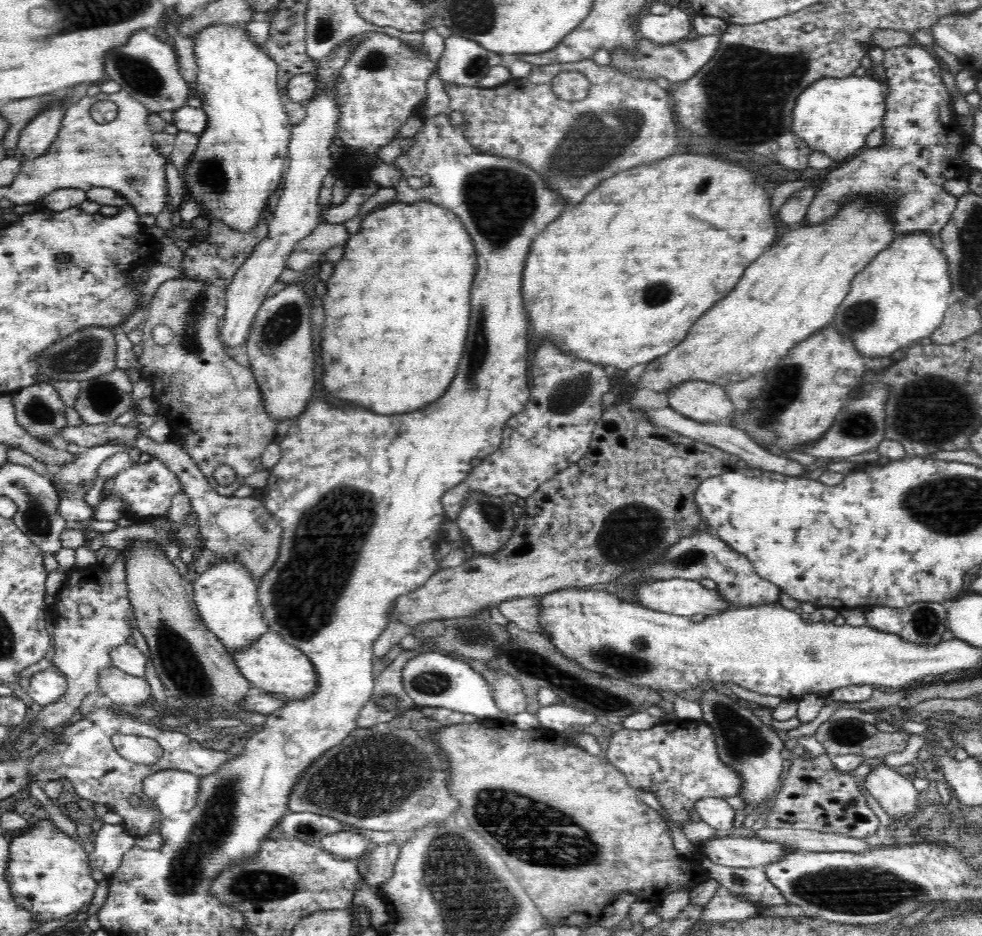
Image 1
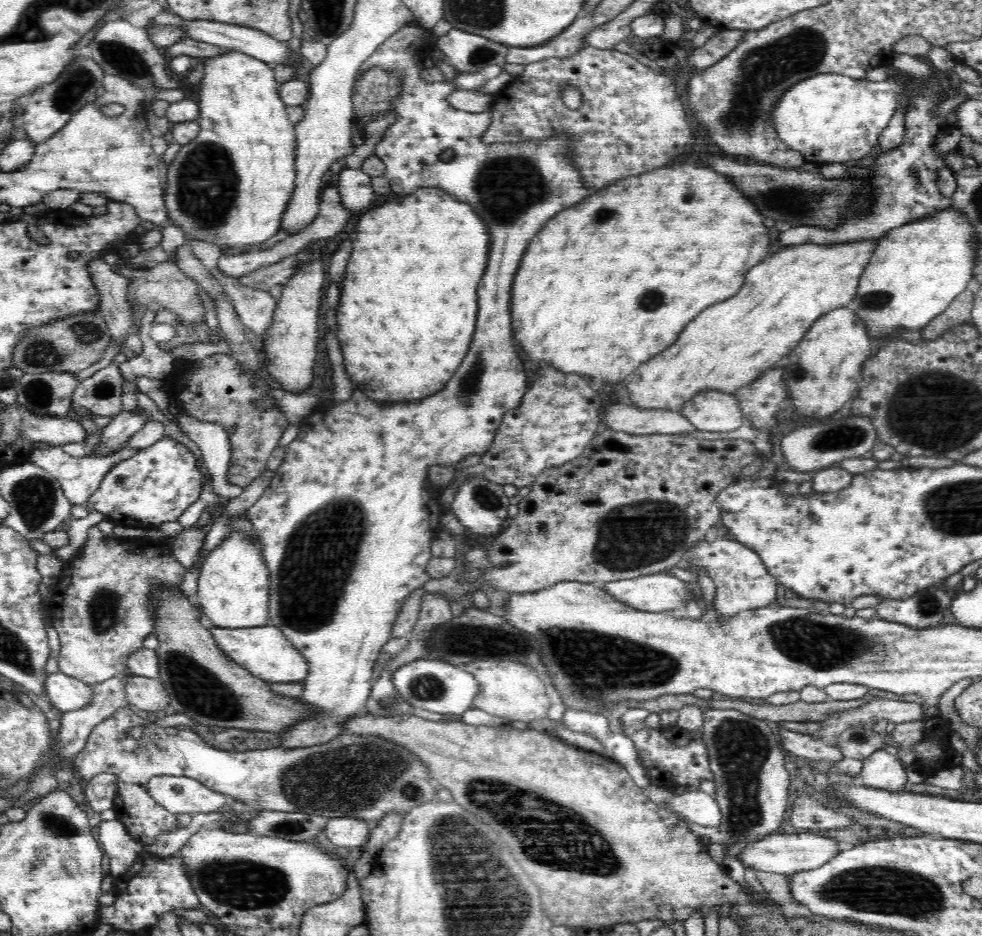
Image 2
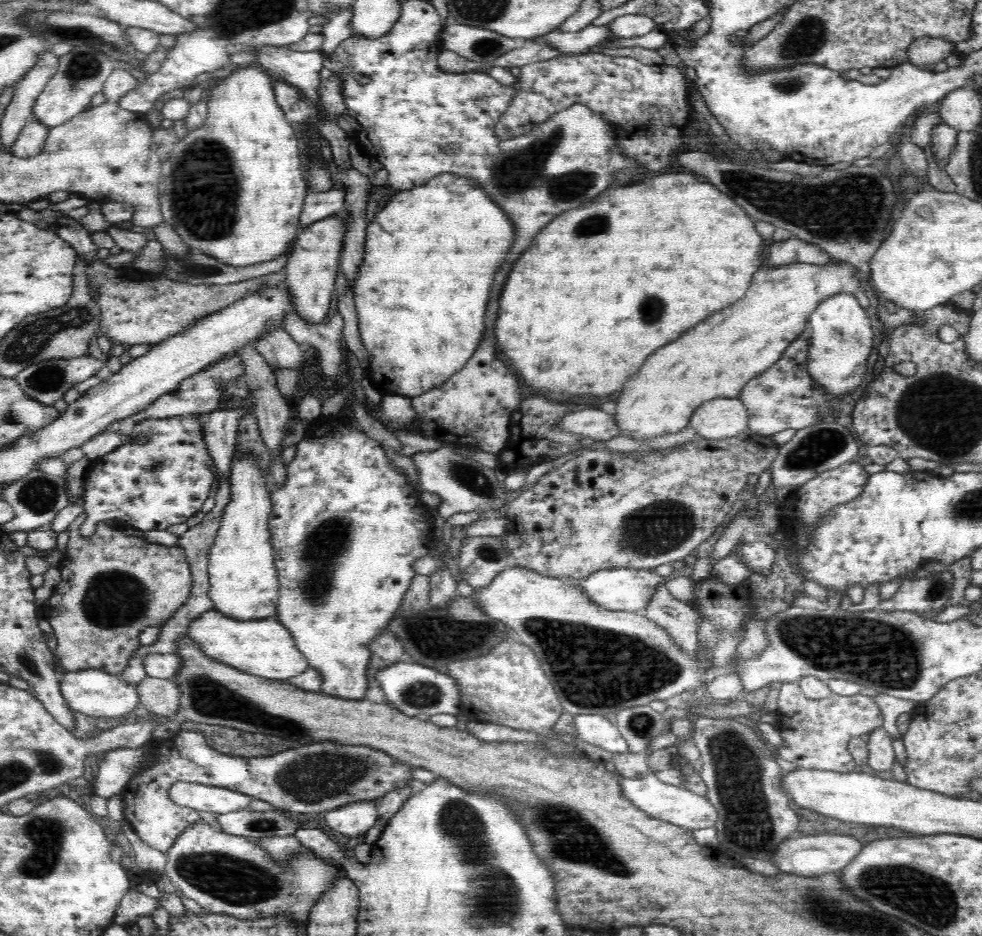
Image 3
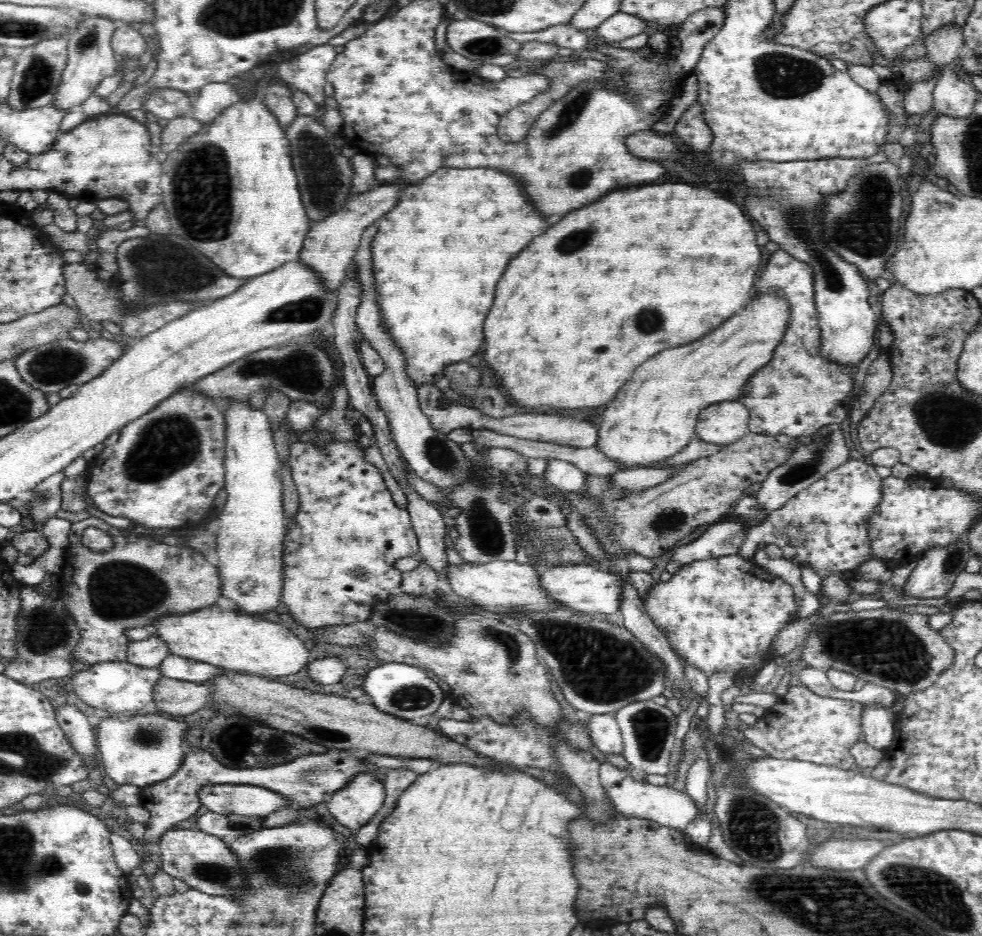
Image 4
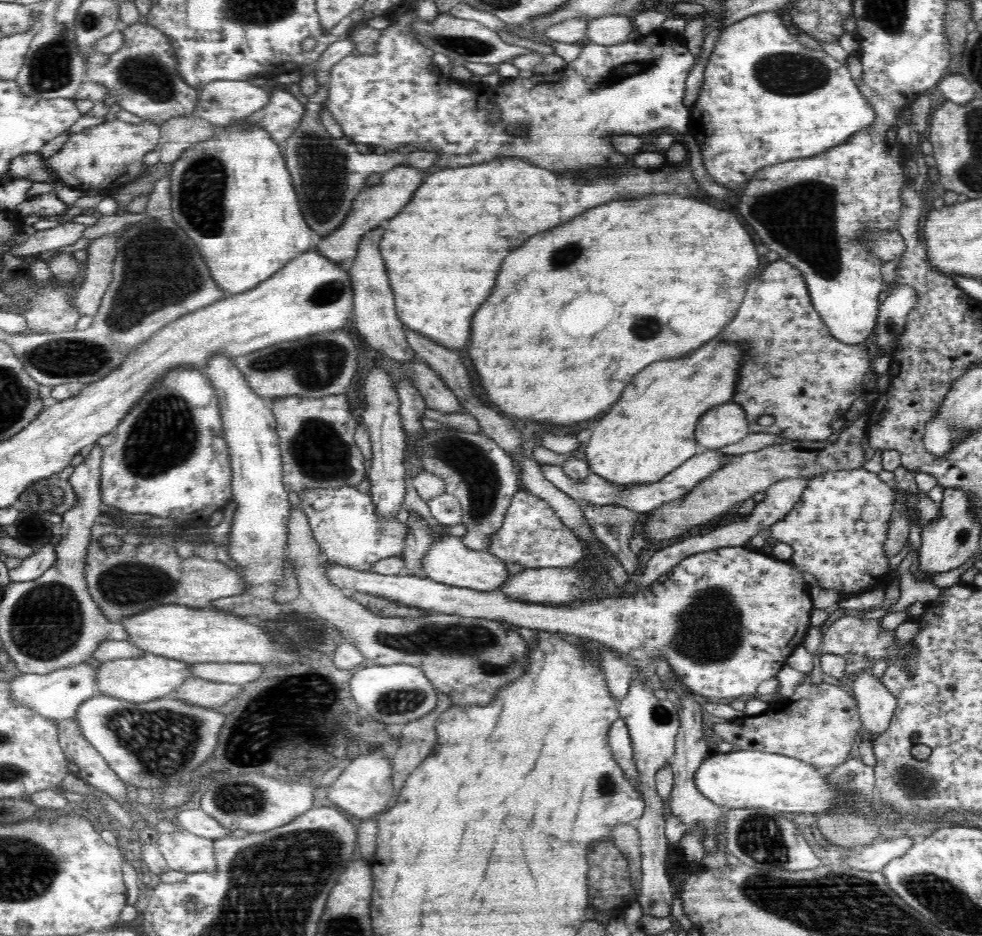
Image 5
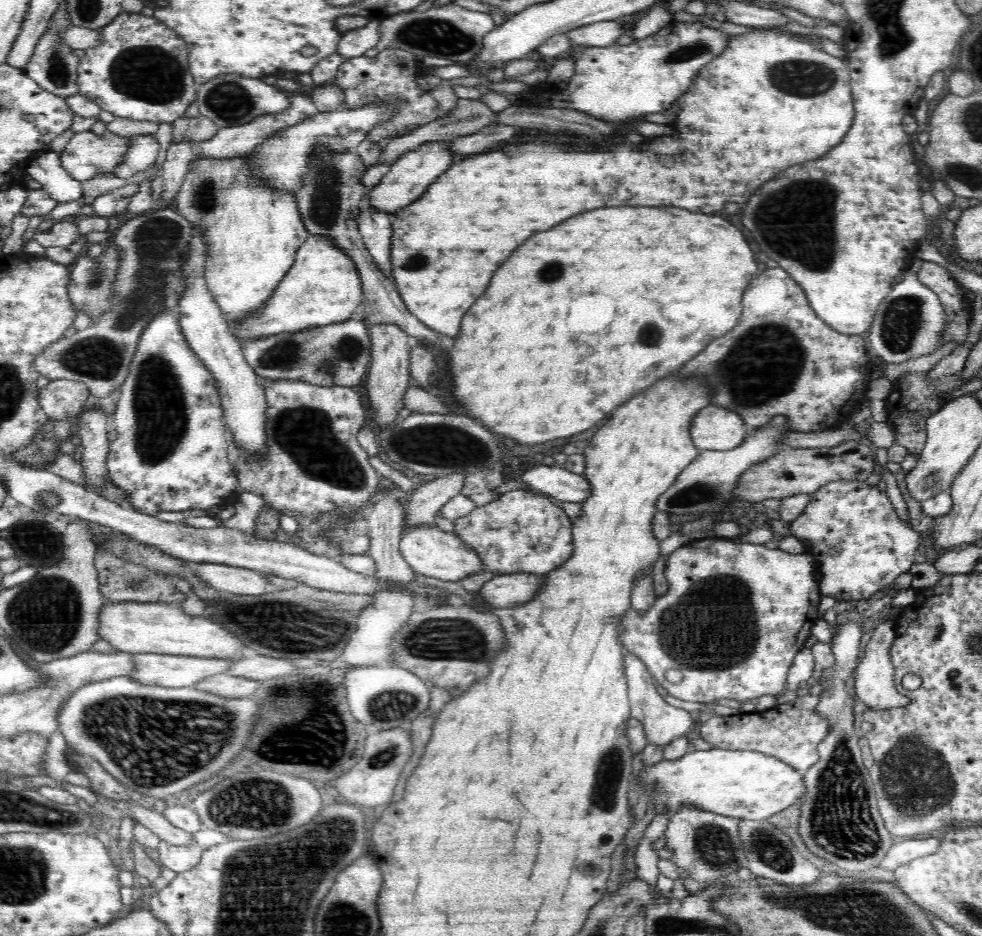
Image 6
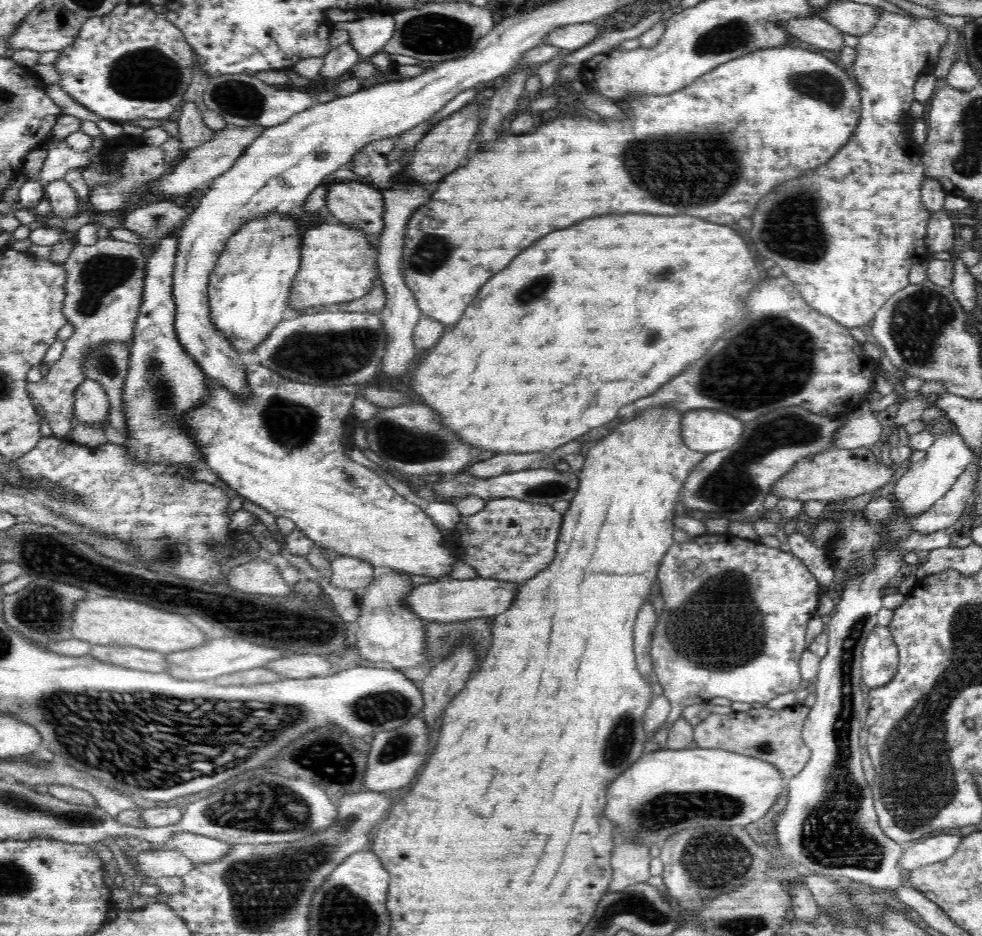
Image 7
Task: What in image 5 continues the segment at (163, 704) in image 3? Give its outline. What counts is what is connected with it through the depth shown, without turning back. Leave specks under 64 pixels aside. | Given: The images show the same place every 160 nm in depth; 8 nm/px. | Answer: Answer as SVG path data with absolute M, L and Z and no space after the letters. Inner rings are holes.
M200 677L186 678L182 686L176 690L176 698L204 706L204 708L216 708L232 700L242 692L242 686L238 684L224 684L224 682L210 682L210 680Z

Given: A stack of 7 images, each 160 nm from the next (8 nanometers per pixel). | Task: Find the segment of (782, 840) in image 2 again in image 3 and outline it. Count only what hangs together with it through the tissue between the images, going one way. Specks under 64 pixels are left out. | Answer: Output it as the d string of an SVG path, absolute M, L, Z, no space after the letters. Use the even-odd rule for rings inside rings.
M814 834L814 836L800 836L800 838L790 838L784 840L776 854L774 854L775 865L780 873L796 874L797 876L820 876L828 872L838 872L844 866L848 866L854 856L862 850L862 844L852 838L852 836L842 836L842 834Z

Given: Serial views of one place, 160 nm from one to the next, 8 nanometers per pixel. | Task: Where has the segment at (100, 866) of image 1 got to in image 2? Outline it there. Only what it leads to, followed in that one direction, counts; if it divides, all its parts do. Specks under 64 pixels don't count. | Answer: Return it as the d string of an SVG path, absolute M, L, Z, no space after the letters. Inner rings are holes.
M100 773L93 776L87 782L85 788L85 800L91 806L94 818L103 810L114 808L114 798L118 790L116 775L110 773ZM117 818L98 820L98 842L110 858L110 875L114 878L125 874L136 858L145 854L145 847L130 836L128 829Z

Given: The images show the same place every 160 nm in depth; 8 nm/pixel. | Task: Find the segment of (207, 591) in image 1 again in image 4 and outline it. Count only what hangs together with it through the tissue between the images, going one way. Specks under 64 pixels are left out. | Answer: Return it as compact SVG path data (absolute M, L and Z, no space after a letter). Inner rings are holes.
M230 400L223 407L223 415L226 426L224 466L227 499L222 512L216 515L220 519L220 530L217 532L217 547L212 557L222 579L221 594L236 603L236 612L254 614L280 609L284 586L282 556L288 523L283 514L282 466L275 446L274 431L266 414L246 401ZM242 582L254 582L253 590L242 592L238 588Z

